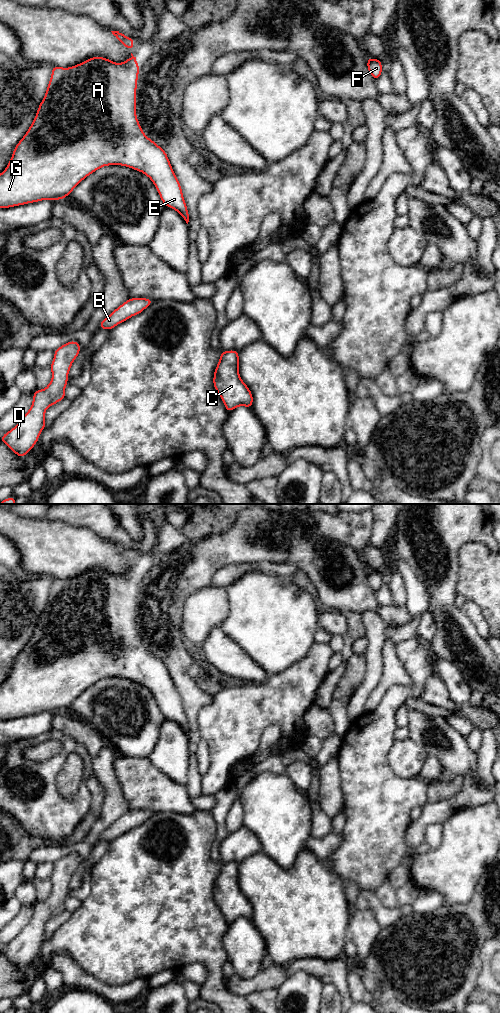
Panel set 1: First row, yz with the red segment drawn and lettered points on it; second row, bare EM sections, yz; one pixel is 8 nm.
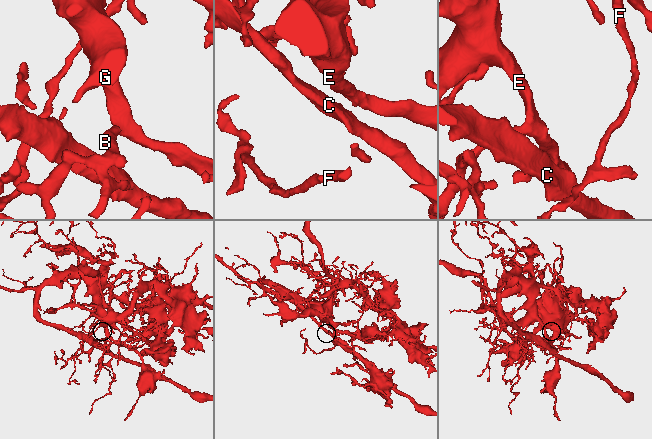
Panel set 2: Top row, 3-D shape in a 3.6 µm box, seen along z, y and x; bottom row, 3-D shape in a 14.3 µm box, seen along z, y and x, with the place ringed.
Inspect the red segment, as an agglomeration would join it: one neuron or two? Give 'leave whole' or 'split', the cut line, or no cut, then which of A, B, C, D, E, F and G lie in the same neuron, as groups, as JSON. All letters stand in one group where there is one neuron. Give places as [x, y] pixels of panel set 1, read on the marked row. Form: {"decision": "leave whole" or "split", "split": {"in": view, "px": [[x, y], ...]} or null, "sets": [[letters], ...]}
{"decision": "leave whole", "split": null, "sets": [["A", "B", "C", "D", "E", "F", "G"]]}

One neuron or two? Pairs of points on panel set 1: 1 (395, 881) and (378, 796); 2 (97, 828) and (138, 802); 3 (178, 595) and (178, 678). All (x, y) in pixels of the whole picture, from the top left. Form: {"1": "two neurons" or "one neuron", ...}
{"1": "two neurons", "2": "two neurons", "3": "one neuron"}

